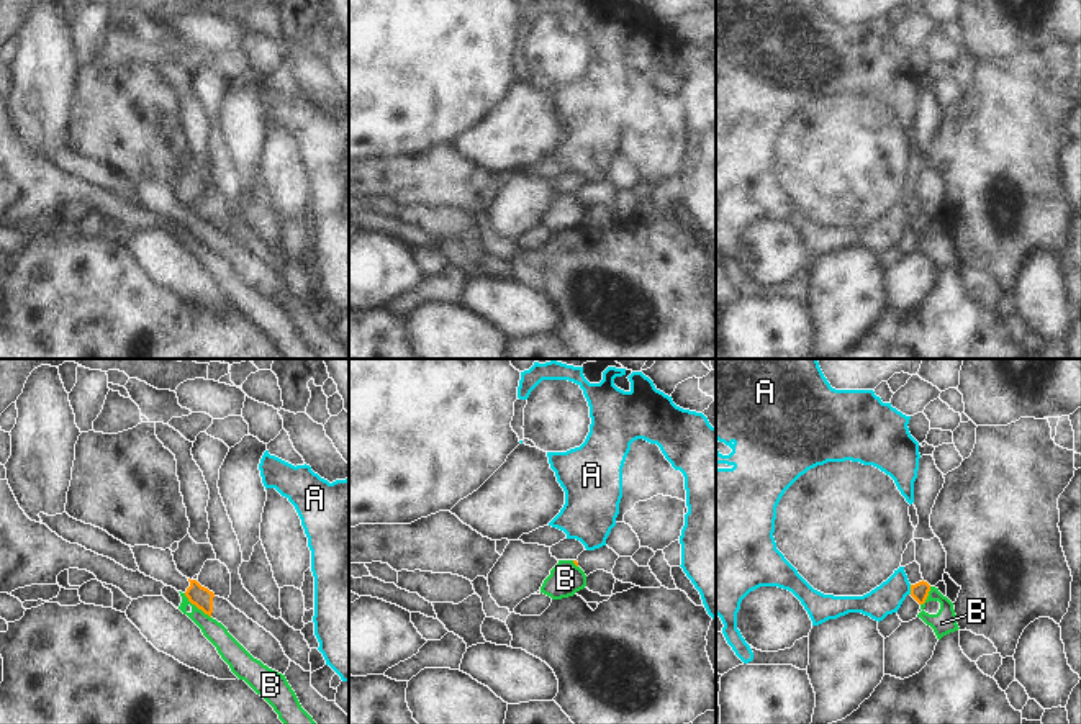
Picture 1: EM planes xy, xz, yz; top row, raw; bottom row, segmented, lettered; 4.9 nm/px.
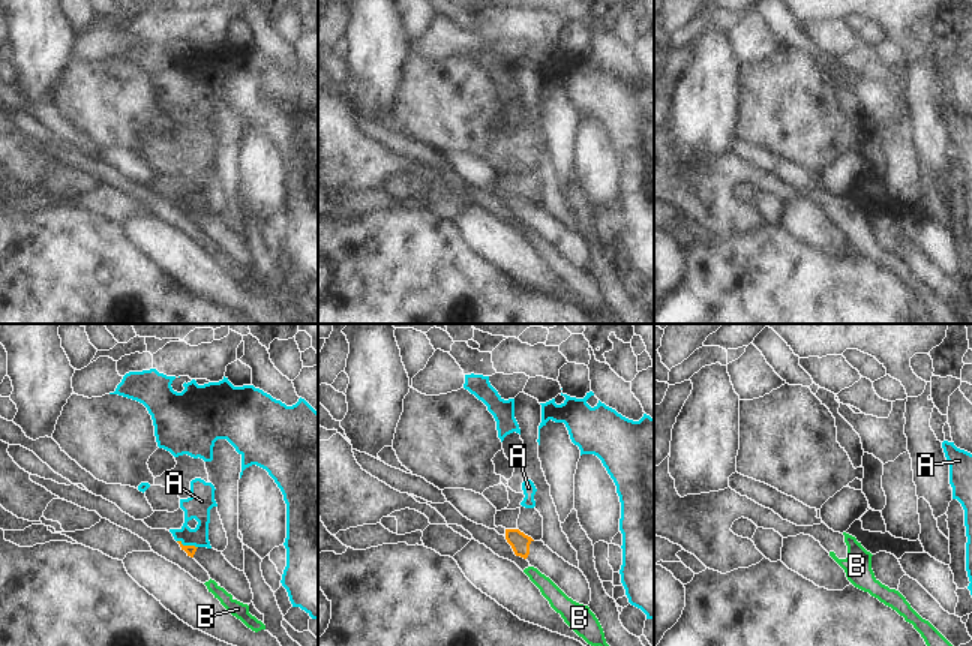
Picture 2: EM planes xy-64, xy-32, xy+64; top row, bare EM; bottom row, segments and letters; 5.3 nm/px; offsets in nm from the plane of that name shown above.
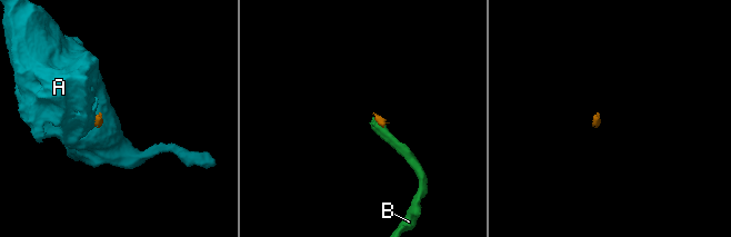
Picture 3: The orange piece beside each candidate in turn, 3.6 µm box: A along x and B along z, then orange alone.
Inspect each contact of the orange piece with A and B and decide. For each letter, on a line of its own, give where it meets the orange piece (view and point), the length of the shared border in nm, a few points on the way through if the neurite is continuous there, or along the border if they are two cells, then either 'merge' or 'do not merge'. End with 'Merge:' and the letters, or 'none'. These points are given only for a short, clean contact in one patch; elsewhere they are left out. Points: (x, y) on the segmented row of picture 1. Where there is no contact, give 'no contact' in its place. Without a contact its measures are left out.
A: yz (911, 590) | 50 nm | along yz (909, 585), (911, 593) | do not merge
B: xy (197, 606) | 180 nm | along xy (184, 593), (210, 618) | do not merge
Merge: none

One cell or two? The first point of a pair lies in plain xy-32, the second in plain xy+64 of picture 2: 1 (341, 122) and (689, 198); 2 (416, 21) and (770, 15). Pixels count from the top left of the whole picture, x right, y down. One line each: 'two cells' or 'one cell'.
1: one cell
2: two cells

